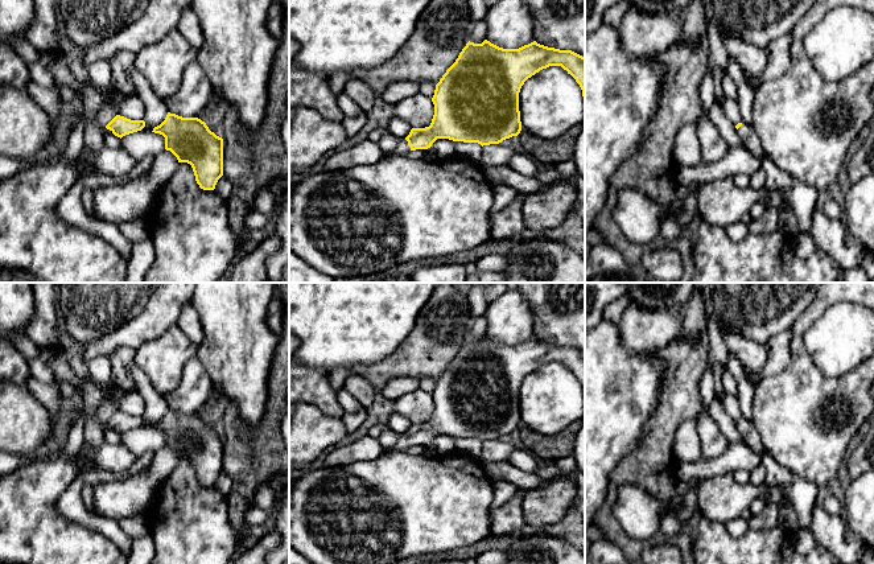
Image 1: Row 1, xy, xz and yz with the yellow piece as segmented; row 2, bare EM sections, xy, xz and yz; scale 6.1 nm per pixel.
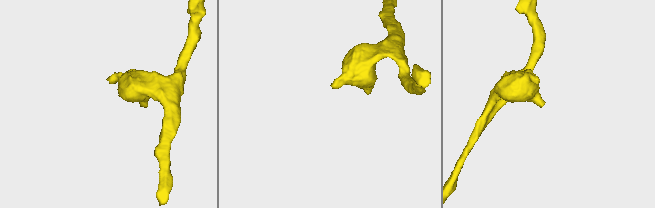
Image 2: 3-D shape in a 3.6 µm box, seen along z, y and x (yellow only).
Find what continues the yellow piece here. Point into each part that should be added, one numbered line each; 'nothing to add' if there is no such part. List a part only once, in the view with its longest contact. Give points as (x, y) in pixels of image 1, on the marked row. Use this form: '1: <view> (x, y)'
1: xz (402, 148)

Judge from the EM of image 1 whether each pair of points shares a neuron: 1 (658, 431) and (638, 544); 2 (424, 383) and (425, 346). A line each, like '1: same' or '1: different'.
1: same
2: different

